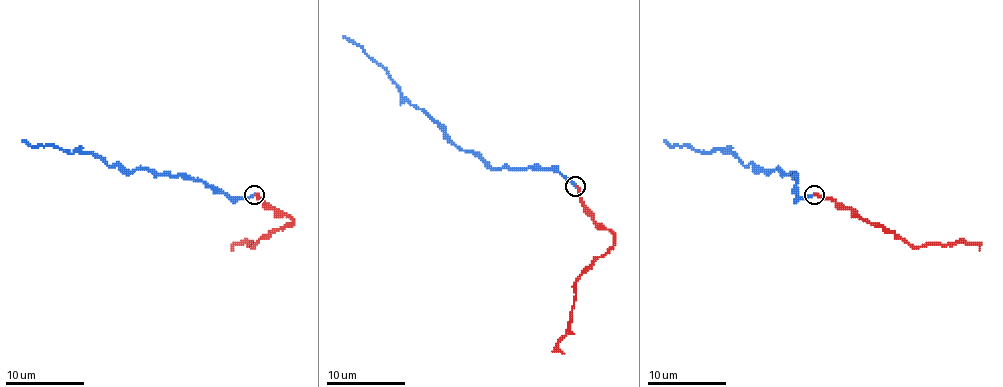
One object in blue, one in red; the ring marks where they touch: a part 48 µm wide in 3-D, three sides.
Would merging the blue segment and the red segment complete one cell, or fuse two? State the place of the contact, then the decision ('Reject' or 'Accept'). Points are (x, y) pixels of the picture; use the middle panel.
Place: (575, 186). Accept

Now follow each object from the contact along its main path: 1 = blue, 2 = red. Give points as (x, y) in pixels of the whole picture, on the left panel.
1: (255, 195), (231, 197), (201, 181), (150, 169), (123, 171), (79, 150), (67, 154), (22, 140)
2: (255, 195), (292, 219), (292, 223), (270, 230), (255, 246), (249, 242), (237, 242), (231, 250)

